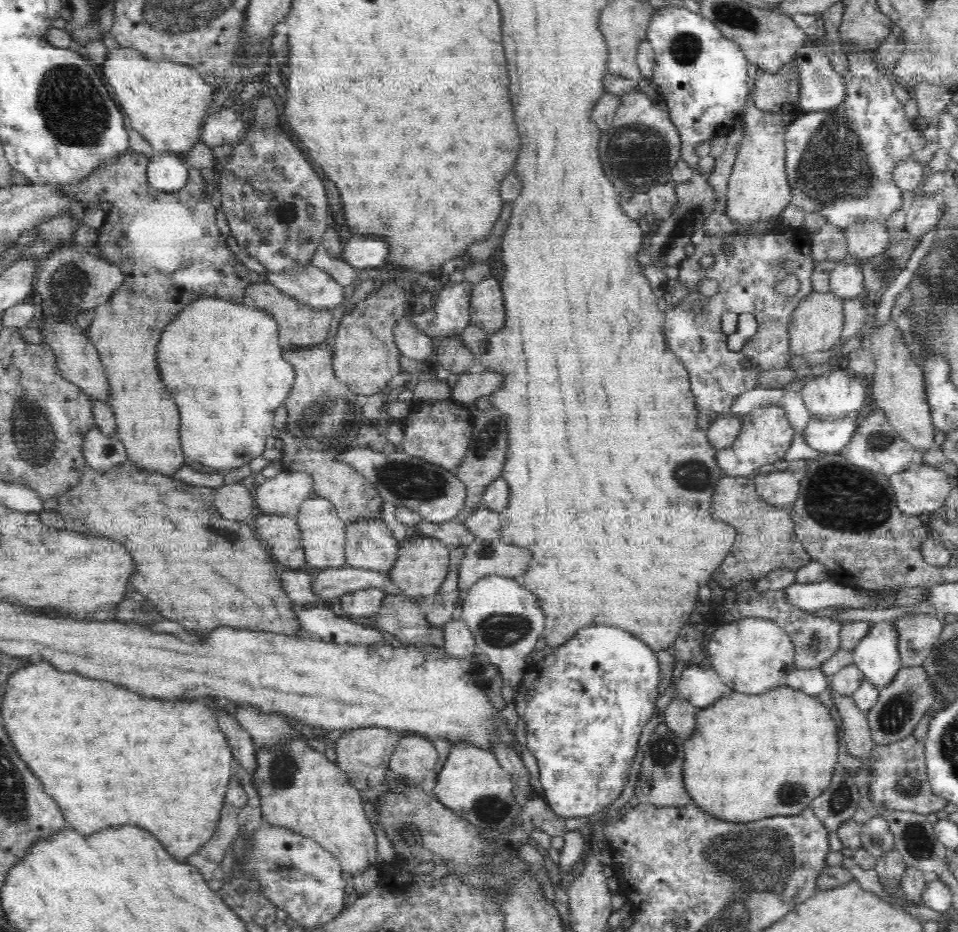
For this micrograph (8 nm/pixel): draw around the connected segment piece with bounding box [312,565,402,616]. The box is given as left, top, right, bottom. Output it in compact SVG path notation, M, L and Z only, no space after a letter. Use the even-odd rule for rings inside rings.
M348 565L320 569L320 572L312 578L312 589L316 595L320 597L320 600L331 605L338 616L346 616L338 603L338 599L343 594L368 588L379 588L386 595L402 594L400 588L386 578L385 573Z

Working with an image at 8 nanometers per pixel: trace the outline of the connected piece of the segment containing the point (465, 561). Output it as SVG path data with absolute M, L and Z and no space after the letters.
M475 538L465 549L458 567L458 590L467 591L484 576L492 574L519 579L530 566L532 554L504 540L480 540Z

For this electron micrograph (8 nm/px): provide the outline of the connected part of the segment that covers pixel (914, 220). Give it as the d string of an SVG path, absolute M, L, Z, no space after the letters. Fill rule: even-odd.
M921 194L906 212L905 229L917 239L932 230L938 222L938 199L935 194Z

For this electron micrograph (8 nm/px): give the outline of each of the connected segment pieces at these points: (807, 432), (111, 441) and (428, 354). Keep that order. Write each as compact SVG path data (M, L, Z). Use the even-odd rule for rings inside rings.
M858 411L834 420L820 420L812 417L803 432L807 446L826 454L840 452L850 442L857 428L855 425L857 416Z
M97 425L86 432L82 452L93 470L109 472L112 465L121 466L128 461L121 440L106 436Z
M402 317L400 320L396 320L391 332L402 355L417 361L434 358L435 339L418 330L417 326L414 325L413 318Z

